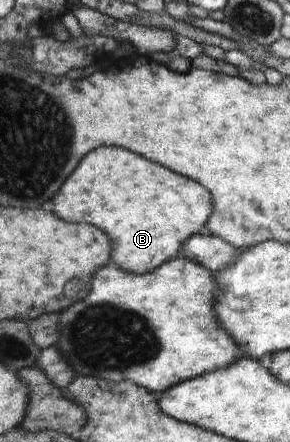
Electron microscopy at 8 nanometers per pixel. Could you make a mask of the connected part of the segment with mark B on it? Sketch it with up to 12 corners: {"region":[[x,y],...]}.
{"region":[[117,147],[81,161],[53,211],[153,272],[206,232],[203,185]]}

